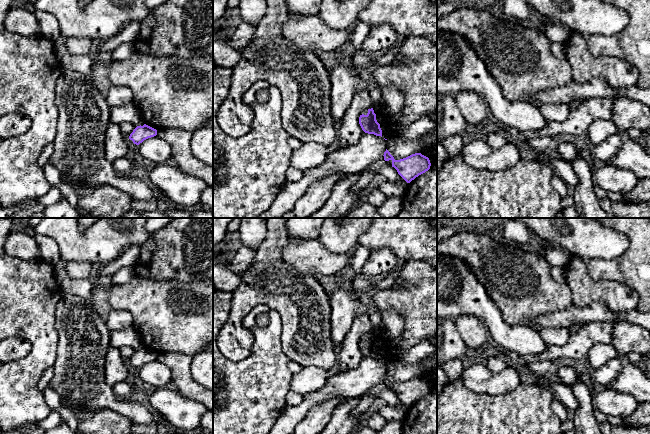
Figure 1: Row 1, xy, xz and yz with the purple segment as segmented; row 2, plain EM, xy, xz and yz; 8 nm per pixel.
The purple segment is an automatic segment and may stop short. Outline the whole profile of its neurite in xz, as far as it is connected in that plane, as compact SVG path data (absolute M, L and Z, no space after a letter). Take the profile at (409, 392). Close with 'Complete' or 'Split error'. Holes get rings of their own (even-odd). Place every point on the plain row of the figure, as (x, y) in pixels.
M386 373L383 380L385 385L392 385L392 391L397 394L398 398L407 407L410 407L416 401L428 395L431 390L429 382L421 377L415 377L406 382L395 384Z. Complete

